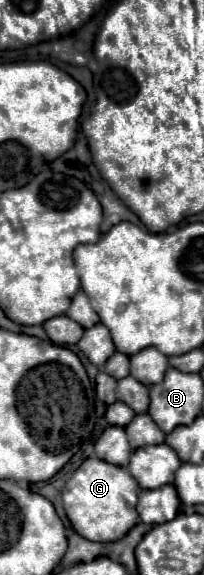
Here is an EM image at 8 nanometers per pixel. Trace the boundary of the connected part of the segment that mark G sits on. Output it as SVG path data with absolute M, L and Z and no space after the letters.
M86 459L62 489L62 503L66 517L78 535L88 541L106 543L122 539L138 523L138 491L140 487L134 483L134 477L126 467L118 467L100 459Z

